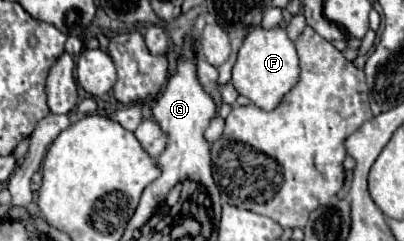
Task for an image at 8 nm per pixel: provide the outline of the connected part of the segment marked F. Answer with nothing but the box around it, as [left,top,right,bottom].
[232,27,300,111]

